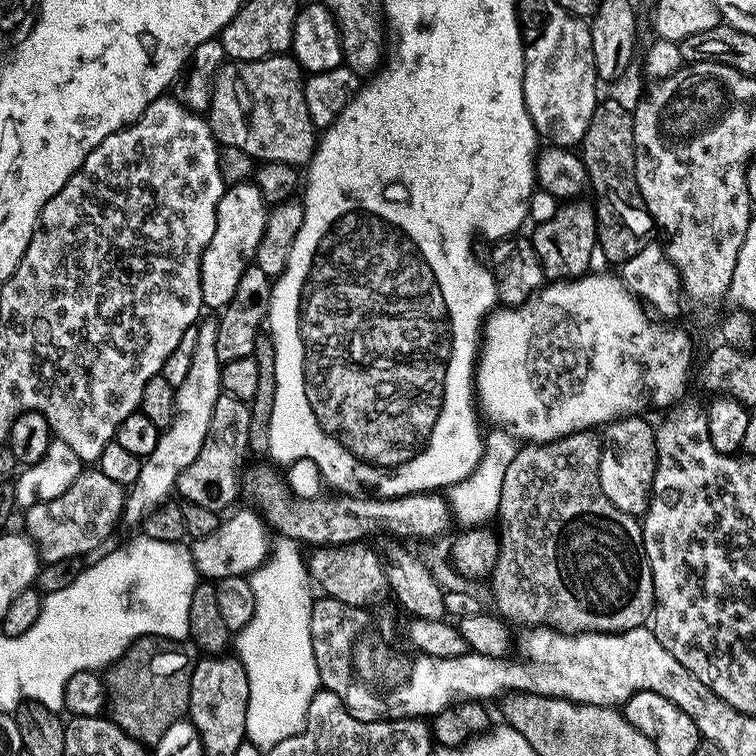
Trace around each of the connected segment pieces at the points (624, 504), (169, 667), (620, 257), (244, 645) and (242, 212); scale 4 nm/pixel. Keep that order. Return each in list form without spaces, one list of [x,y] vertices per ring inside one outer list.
[[[633,414],[610,420],[603,425],[604,436],[602,435],[600,465],[598,466],[602,494],[606,494],[606,498],[610,498],[610,502],[614,502],[614,506],[618,506],[618,510],[637,518],[643,517],[644,513],[648,511],[648,500],[652,496],[652,483],[656,473],[656,433],[653,425],[651,423],[648,425],[643,420],[644,418],[643,415]]]
[[[143,636],[141,640],[135,640],[125,650],[124,655],[115,661],[112,669],[106,672],[106,687],[110,699],[110,718],[123,732],[130,734],[140,744],[155,746],[160,741],[162,734],[174,726],[174,722],[185,719],[188,714],[190,702],[190,678],[192,677],[193,657],[188,657],[180,646],[160,646],[152,652],[153,637]]]
[[[601,99],[596,105],[594,114],[590,118],[590,126],[586,126],[586,134],[578,145],[578,153],[588,171],[590,192],[596,195],[594,211],[596,214],[596,243],[599,255],[604,255],[613,266],[625,264],[638,250],[642,250],[649,243],[651,232],[654,232],[652,215],[646,210],[642,202],[642,194],[638,190],[636,181],[636,143],[634,142],[634,126],[632,112],[624,109],[616,100]]]
[[[287,538],[277,541],[268,559],[248,576],[250,590],[254,590],[254,618],[234,636],[235,655],[239,656],[250,682],[246,740],[265,750],[304,729],[308,713],[304,696],[304,656],[306,660],[306,654],[312,650],[310,618],[314,595],[308,586],[310,568],[296,549],[299,548],[297,541]]]
[[[245,182],[225,187],[218,202],[214,238],[210,238],[200,263],[200,285],[205,309],[225,308],[230,298],[234,298],[234,290],[238,290],[242,274],[246,274],[246,270],[253,267],[258,244],[262,242],[262,234],[266,230],[269,211],[269,205],[264,203],[255,183]]]

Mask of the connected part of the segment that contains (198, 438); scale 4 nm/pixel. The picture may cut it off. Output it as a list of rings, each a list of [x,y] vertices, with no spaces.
[[[198,327],[194,362],[190,362],[190,371],[186,374],[182,386],[176,388],[176,413],[172,424],[161,431],[158,446],[154,446],[154,451],[141,459],[138,478],[127,489],[124,497],[122,520],[125,525],[143,525],[144,520],[171,497],[168,495],[176,492],[176,483],[182,470],[186,470],[186,466],[190,466],[190,462],[198,458],[198,450],[202,450],[202,442],[206,442],[206,434],[210,430],[210,414],[214,414],[214,402],[218,402],[222,395],[221,367],[215,327]]]

